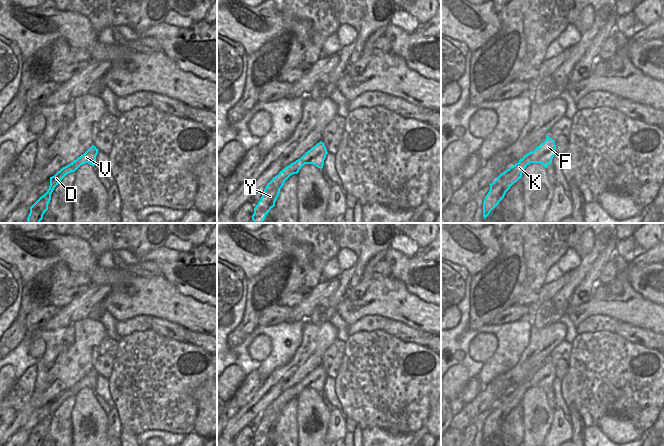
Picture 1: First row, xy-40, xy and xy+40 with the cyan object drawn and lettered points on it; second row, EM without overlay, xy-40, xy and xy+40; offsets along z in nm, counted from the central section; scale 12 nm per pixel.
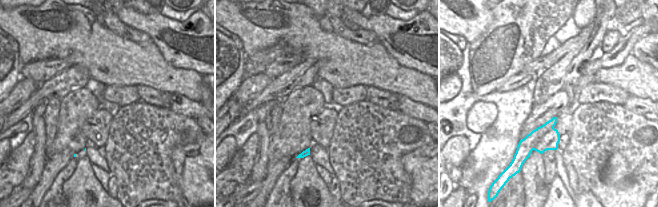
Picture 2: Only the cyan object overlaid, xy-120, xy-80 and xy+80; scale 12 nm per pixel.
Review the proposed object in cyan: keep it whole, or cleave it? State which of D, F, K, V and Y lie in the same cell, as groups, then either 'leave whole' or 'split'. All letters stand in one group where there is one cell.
D K Y / F V; split

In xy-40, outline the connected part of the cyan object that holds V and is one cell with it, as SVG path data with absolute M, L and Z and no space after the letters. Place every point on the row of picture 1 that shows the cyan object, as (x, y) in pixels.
M92 145L83 155L76 159L78 162L78 168L85 163L94 166L96 163L98 151L99 150L94 145Z

